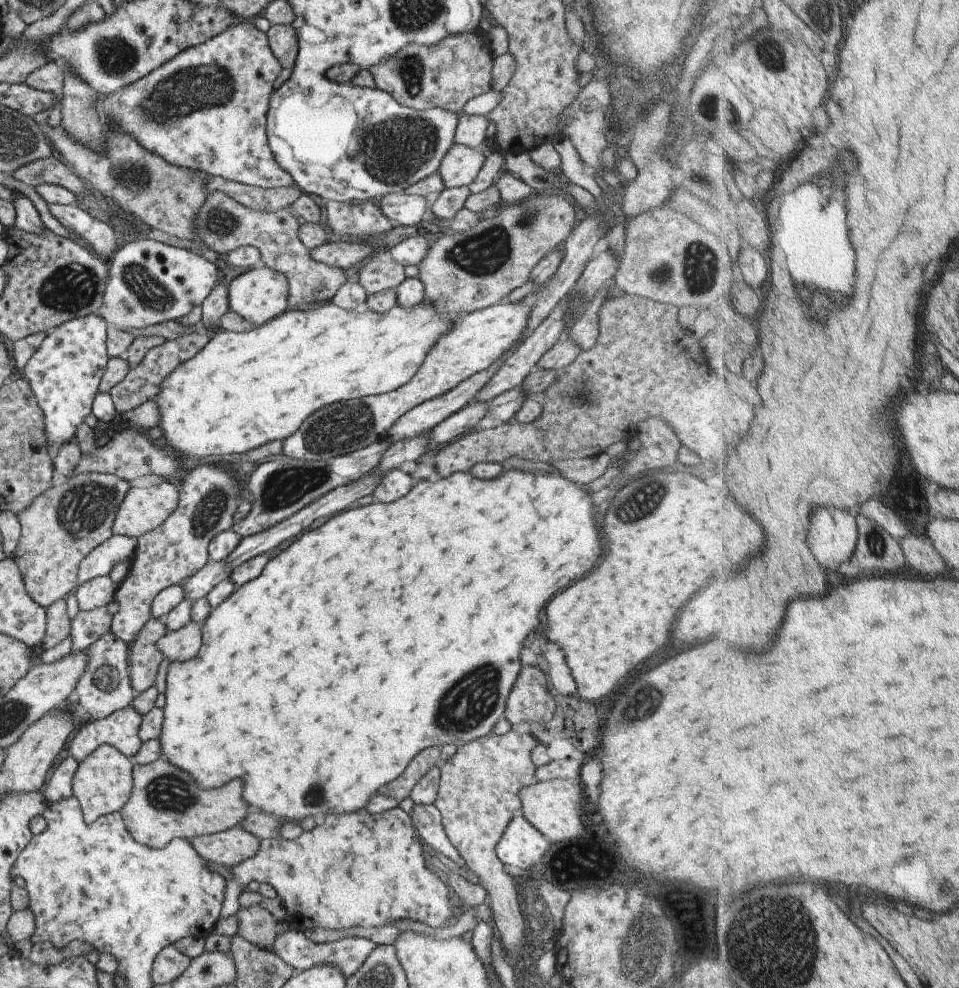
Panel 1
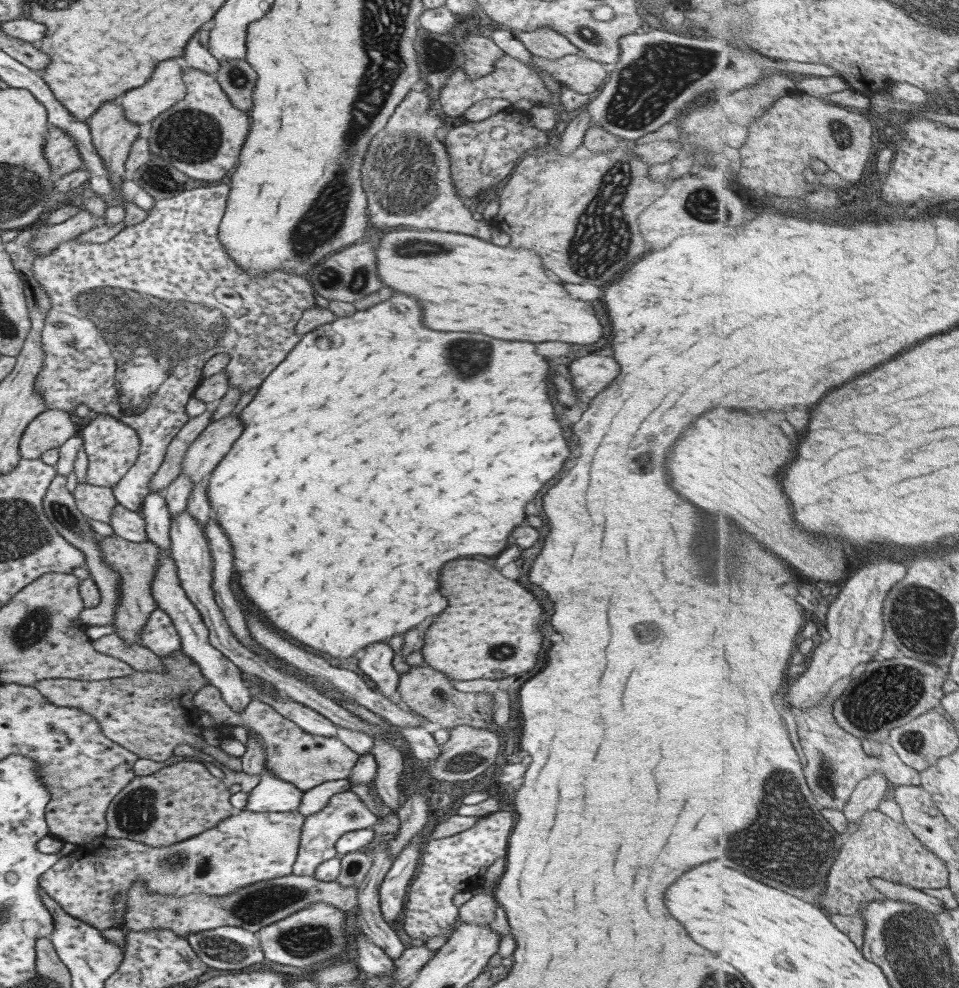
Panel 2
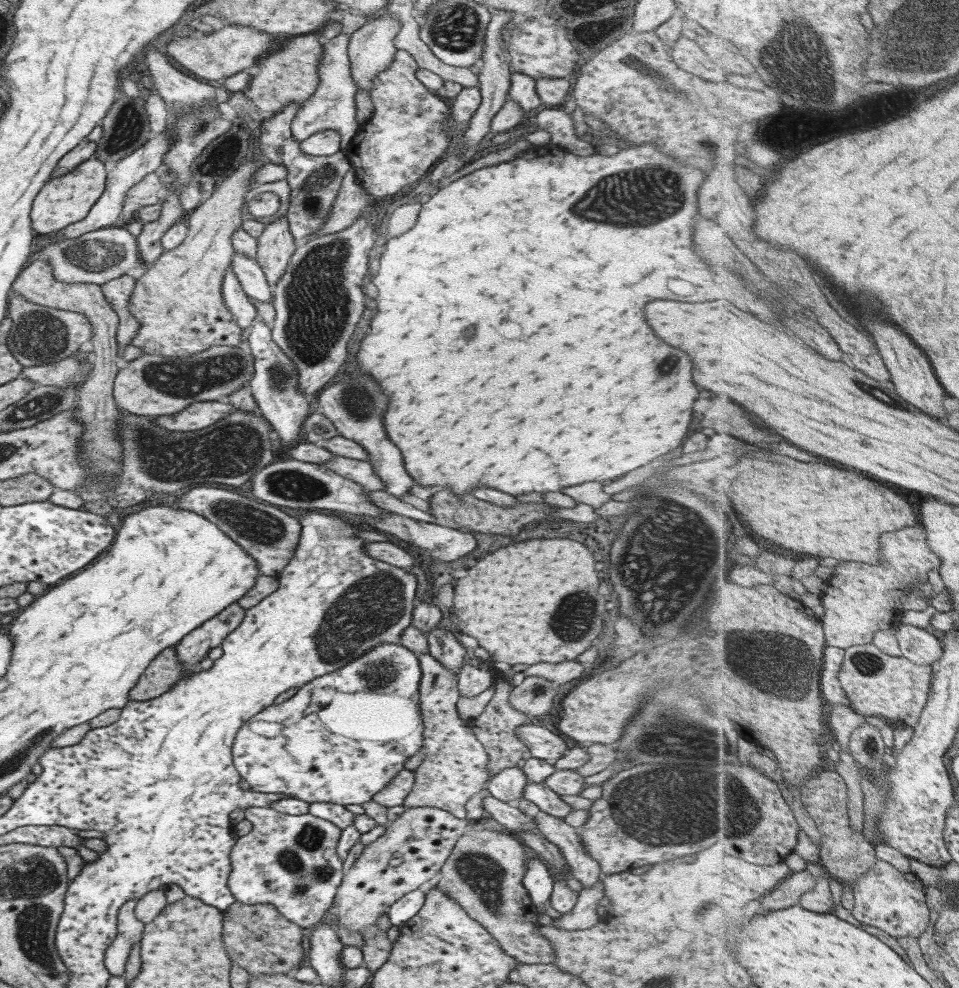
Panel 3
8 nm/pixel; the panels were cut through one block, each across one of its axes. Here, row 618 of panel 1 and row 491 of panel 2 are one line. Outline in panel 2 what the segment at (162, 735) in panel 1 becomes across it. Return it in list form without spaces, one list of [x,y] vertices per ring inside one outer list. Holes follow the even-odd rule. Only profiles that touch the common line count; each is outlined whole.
[[[393,294],[389,300],[357,311],[349,318],[336,317],[302,335],[296,346],[261,381],[249,404],[238,412],[241,434],[207,479],[206,495],[211,514],[231,543],[233,570],[237,570],[235,578],[239,574],[239,588],[249,604],[277,630],[338,661],[374,642],[387,643],[391,636],[401,635],[409,626],[417,626],[425,618],[439,614],[445,608],[445,598],[441,598],[437,586],[433,586],[439,576],[437,568],[459,556],[491,556],[501,552],[509,532],[525,520],[523,506],[559,472],[569,454],[547,398],[547,362],[533,350],[529,342],[427,330],[421,326],[419,304],[403,294]]]

